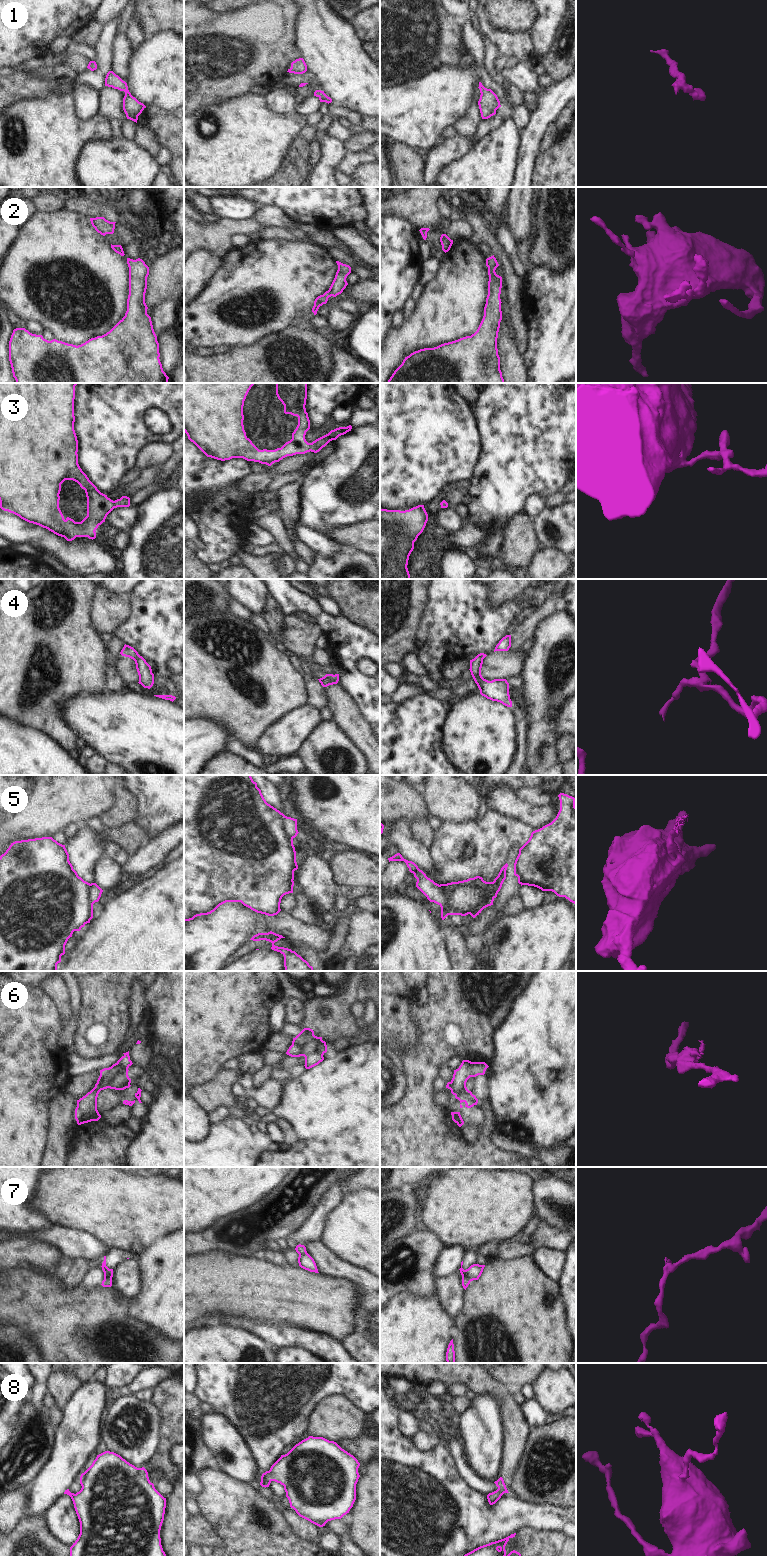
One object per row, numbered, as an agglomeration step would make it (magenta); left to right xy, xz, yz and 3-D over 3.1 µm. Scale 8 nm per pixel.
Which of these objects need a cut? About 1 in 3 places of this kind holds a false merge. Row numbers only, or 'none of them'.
5, 7

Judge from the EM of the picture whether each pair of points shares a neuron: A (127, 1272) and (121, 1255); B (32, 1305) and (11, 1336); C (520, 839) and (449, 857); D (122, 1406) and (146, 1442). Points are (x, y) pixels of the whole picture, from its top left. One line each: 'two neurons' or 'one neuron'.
A: two neurons
B: two neurons
C: one neuron
D: one neuron

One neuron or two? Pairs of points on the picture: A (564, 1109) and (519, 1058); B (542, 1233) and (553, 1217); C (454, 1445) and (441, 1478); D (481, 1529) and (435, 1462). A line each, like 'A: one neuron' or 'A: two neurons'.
A: one neuron
B: two neurons
C: two neurons
D: one neuron

